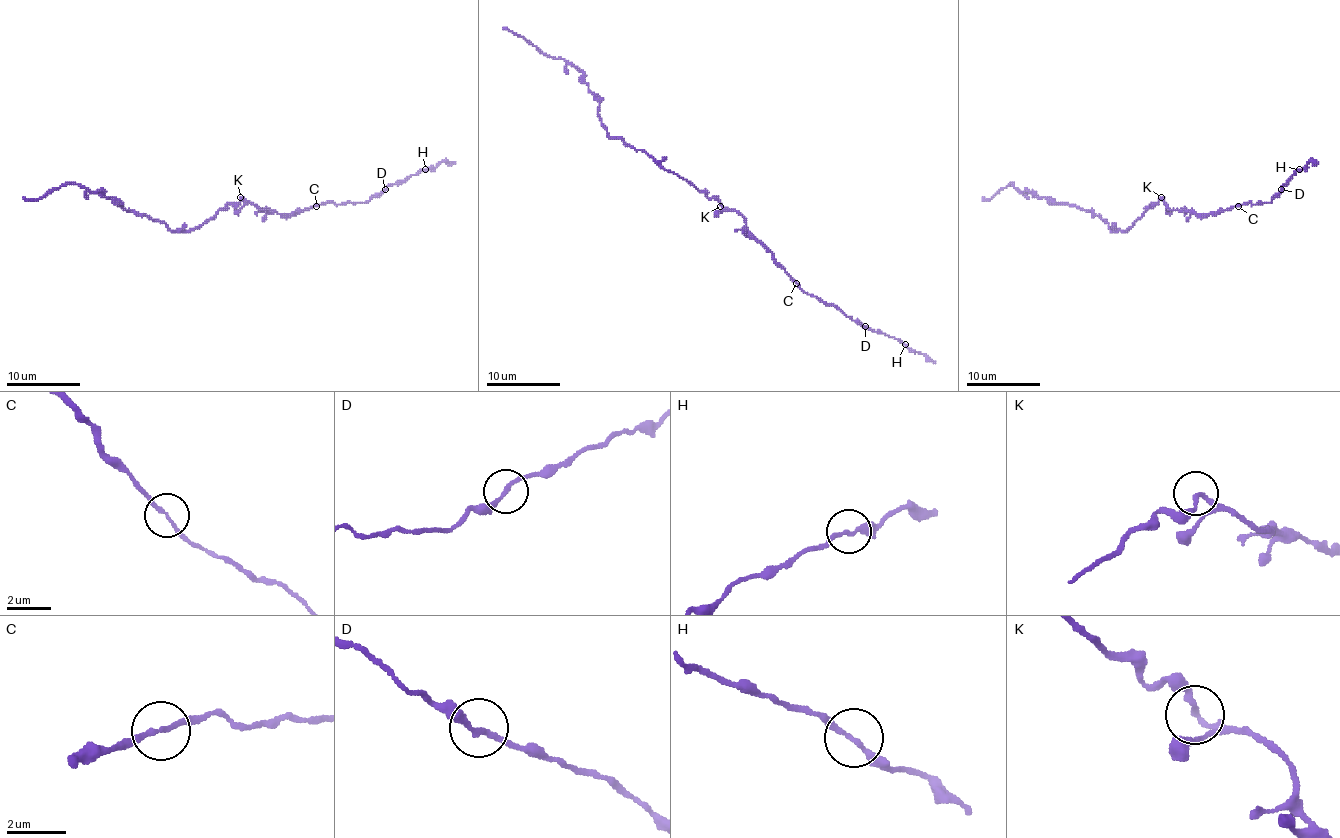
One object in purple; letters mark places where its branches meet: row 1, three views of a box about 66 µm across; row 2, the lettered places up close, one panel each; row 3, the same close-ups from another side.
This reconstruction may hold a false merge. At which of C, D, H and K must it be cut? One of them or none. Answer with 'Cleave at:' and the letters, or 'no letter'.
Cleave at: no letter

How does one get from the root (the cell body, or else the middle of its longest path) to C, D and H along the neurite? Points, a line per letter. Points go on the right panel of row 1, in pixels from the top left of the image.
C: (1153, 204), (1162, 199), (1171, 210), (1195, 214), (1220, 214), (1238, 206)
D: (1153, 204), (1162, 199), (1171, 210), (1220, 214), (1247, 202), (1270, 202), (1281, 189)
H: (1153, 204), (1162, 199), (1171, 210), (1220, 214), (1247, 202), (1270, 202), (1299, 169)

